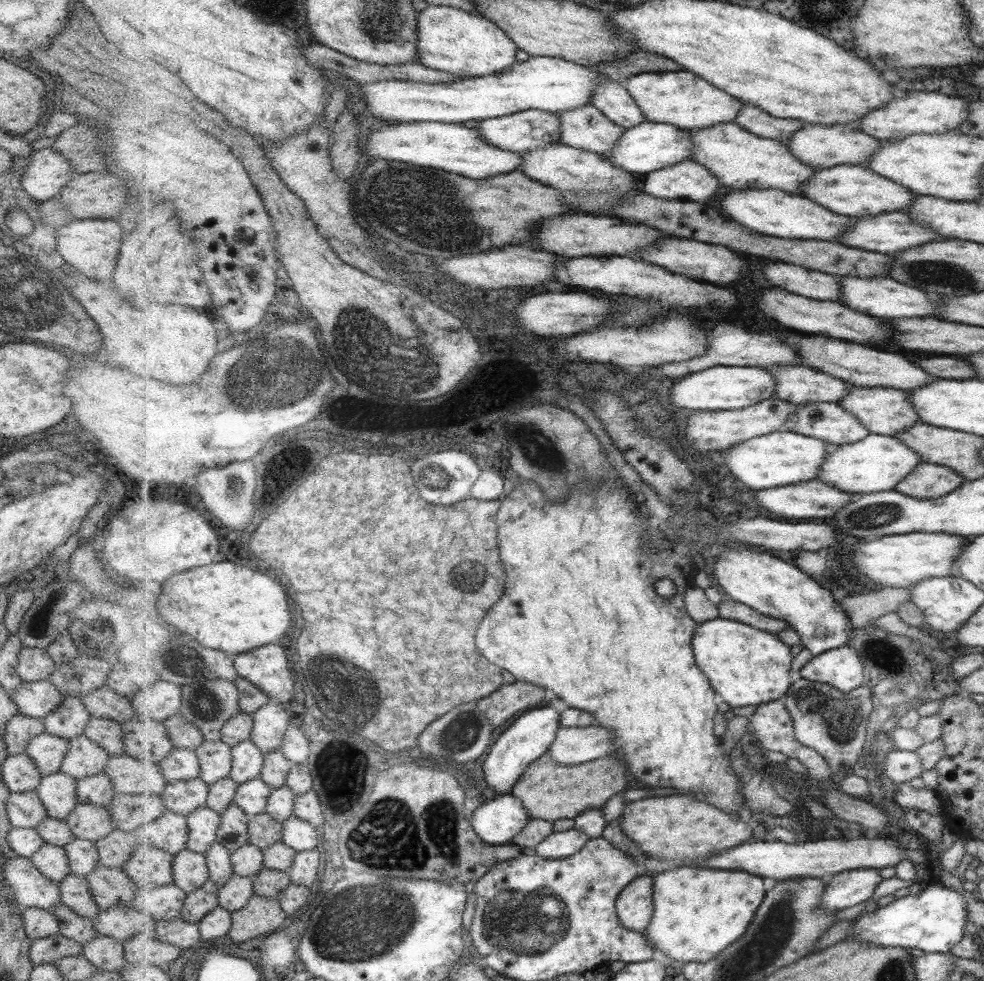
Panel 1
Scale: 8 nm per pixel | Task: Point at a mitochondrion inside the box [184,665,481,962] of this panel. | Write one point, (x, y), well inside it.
(409, 841)

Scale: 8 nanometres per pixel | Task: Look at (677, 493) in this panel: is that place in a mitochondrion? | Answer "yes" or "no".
yes

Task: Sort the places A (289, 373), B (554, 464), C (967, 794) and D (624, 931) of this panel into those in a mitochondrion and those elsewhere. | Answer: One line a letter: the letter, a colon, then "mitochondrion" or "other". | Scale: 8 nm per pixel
A: mitochondrion
B: mitochondrion
C: other
D: other

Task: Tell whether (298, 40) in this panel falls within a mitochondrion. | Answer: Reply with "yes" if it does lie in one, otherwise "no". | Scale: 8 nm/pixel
no

